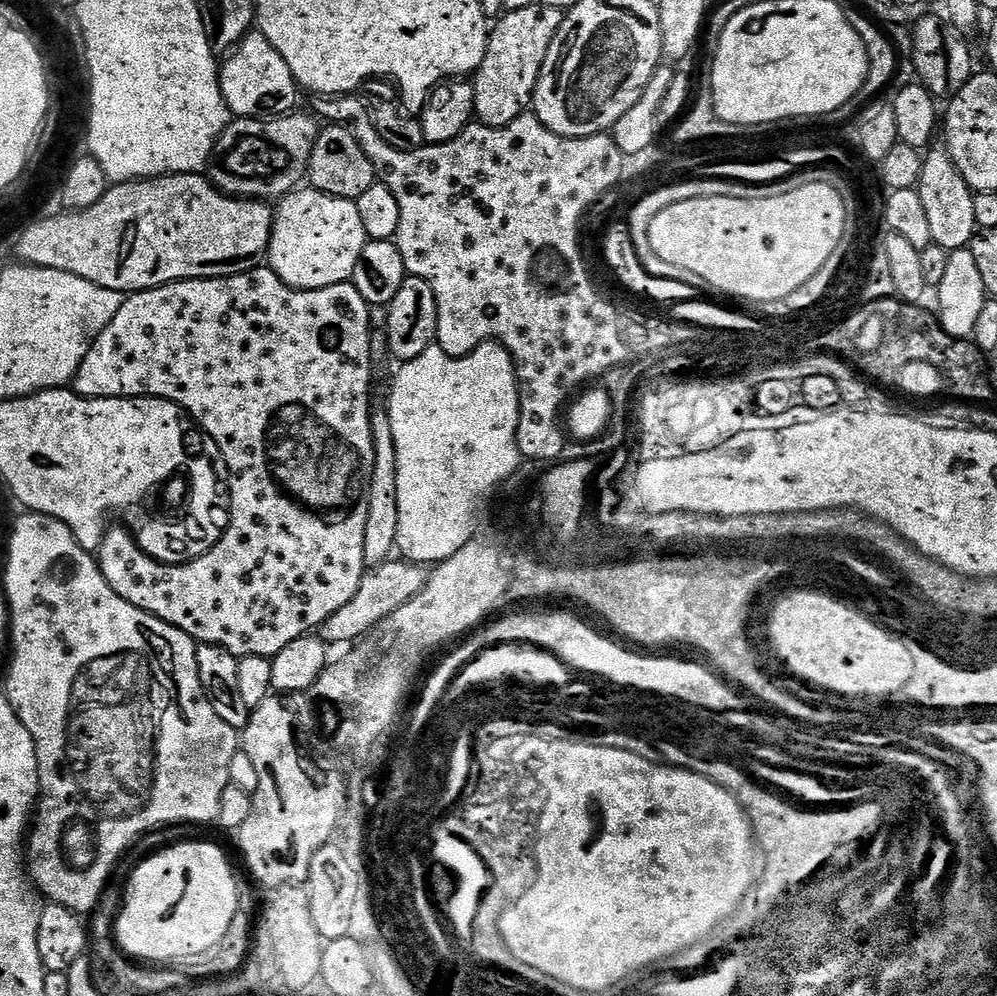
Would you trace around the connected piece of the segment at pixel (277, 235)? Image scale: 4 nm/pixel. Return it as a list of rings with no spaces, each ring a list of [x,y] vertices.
[[[304,186],[289,192],[275,209],[266,264],[274,274],[278,274],[278,278],[282,278],[286,286],[298,290],[322,290],[328,286],[338,286],[351,281],[358,266],[358,258],[362,258],[362,250],[368,242],[366,226],[362,226],[362,218],[358,215],[355,200],[338,198],[319,192],[311,186]]]

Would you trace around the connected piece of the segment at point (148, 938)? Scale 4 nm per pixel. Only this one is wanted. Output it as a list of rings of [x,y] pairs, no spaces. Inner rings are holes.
[[[176,844],[149,860],[144,860],[132,872],[128,892],[123,893],[122,907],[116,917],[114,940],[119,951],[140,962],[157,960],[157,965],[172,966],[194,954],[210,950],[230,930],[237,912],[241,911],[240,888],[236,876],[224,857],[224,852],[216,844]]]

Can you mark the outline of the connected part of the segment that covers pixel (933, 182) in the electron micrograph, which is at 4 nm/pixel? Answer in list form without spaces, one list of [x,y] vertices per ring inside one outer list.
[[[929,151],[924,156],[924,169],[920,175],[918,191],[922,198],[923,209],[927,213],[927,225],[930,226],[932,243],[942,246],[948,252],[953,252],[959,248],[969,247],[978,231],[974,222],[974,193],[948,157],[947,151],[939,151]]]

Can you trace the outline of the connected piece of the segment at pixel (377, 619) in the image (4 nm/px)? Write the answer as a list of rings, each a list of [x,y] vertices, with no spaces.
[[[389,558],[376,568],[365,571],[358,594],[338,610],[318,629],[318,635],[325,644],[335,646],[335,644],[348,644],[351,640],[356,640],[359,636],[364,636],[368,631],[379,629],[387,620],[390,614],[394,614],[410,598],[414,598],[424,589],[429,573],[419,564],[409,564],[403,558]]]

